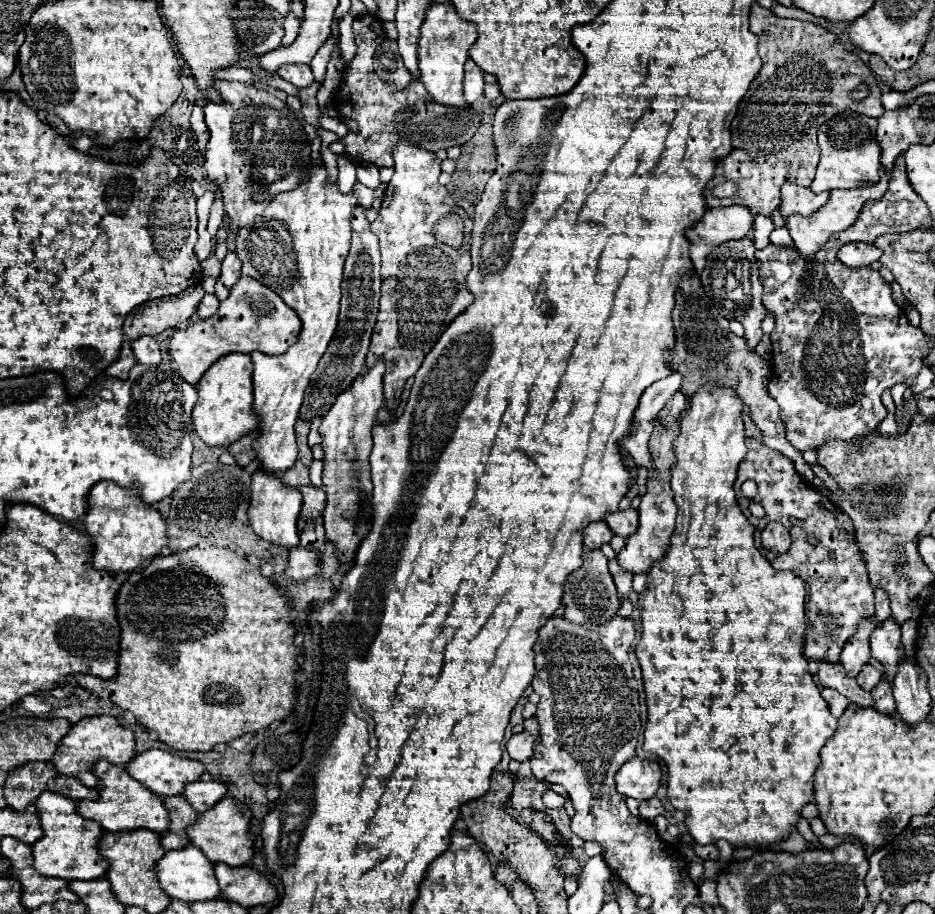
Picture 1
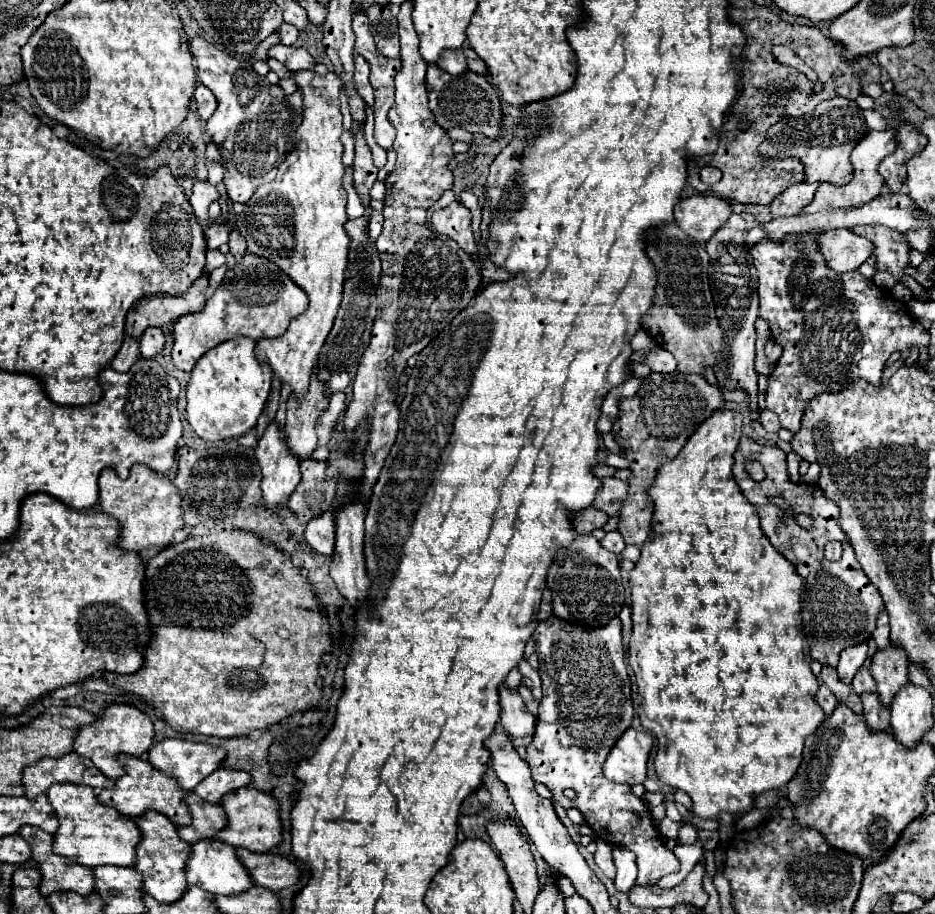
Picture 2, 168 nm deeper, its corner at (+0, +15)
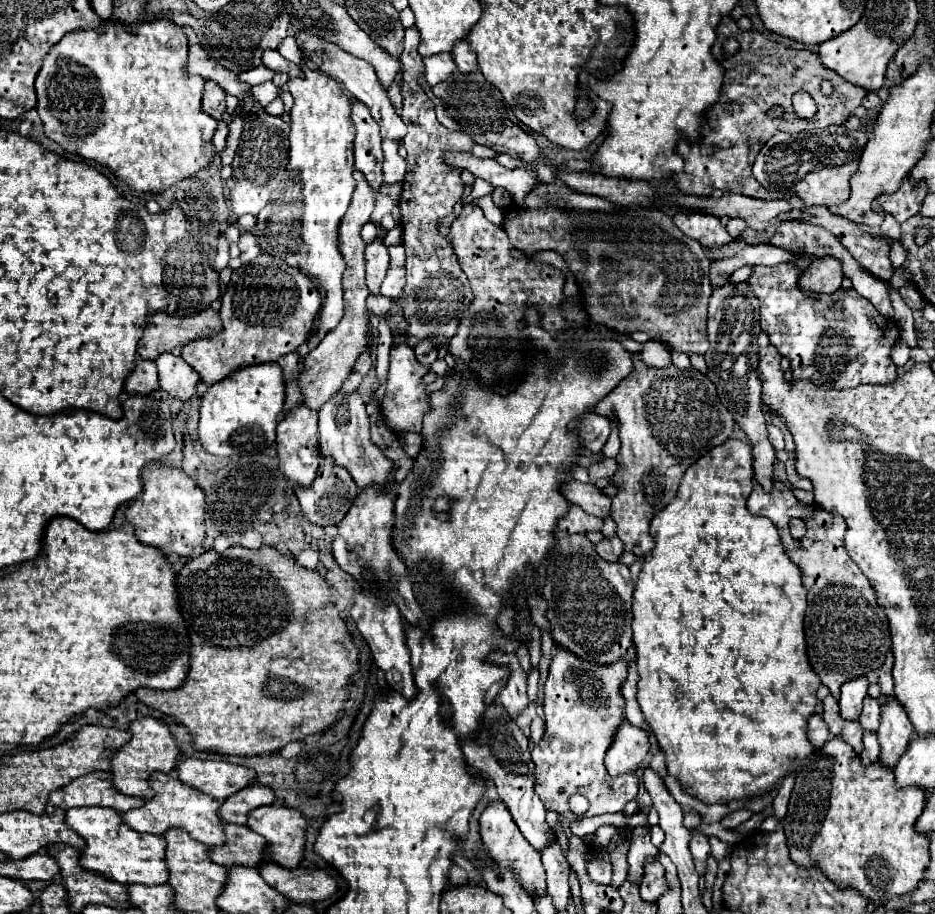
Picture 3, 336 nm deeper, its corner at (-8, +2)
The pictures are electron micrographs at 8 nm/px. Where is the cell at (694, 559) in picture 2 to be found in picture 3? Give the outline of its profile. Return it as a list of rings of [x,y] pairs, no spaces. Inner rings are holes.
[[[727,440],[721,446],[709,450],[685,472],[675,498],[651,520],[651,534],[655,538],[655,548],[645,556],[635,592],[633,592],[633,642],[637,648],[637,702],[645,720],[649,722],[657,742],[665,754],[667,772],[677,778],[685,794],[701,800],[703,804],[729,804],[733,800],[751,800],[755,796],[775,790],[779,782],[793,774],[801,766],[803,758],[813,752],[813,744],[807,738],[807,718],[817,706],[817,688],[821,680],[807,658],[807,644],[803,632],[803,616],[807,608],[807,590],[801,584],[799,568],[787,558],[777,528],[767,518],[757,518],[747,512],[745,502],[751,494],[753,478],[753,454],[749,444],[743,440]]]

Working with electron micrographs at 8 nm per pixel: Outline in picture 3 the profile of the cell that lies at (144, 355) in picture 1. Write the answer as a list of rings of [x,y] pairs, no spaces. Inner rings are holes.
[[[161,354],[161,358],[155,360],[159,368],[159,386],[173,398],[191,398],[197,392],[199,376],[197,372],[187,366],[187,362],[181,356],[175,354]]]

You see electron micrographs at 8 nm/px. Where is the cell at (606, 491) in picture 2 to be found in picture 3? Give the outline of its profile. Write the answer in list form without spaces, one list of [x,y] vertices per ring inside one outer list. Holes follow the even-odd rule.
[[[571,480],[561,488],[561,492],[571,504],[579,504],[587,514],[599,516],[603,520],[611,516],[611,498],[603,494],[595,484],[583,484],[583,482]]]

